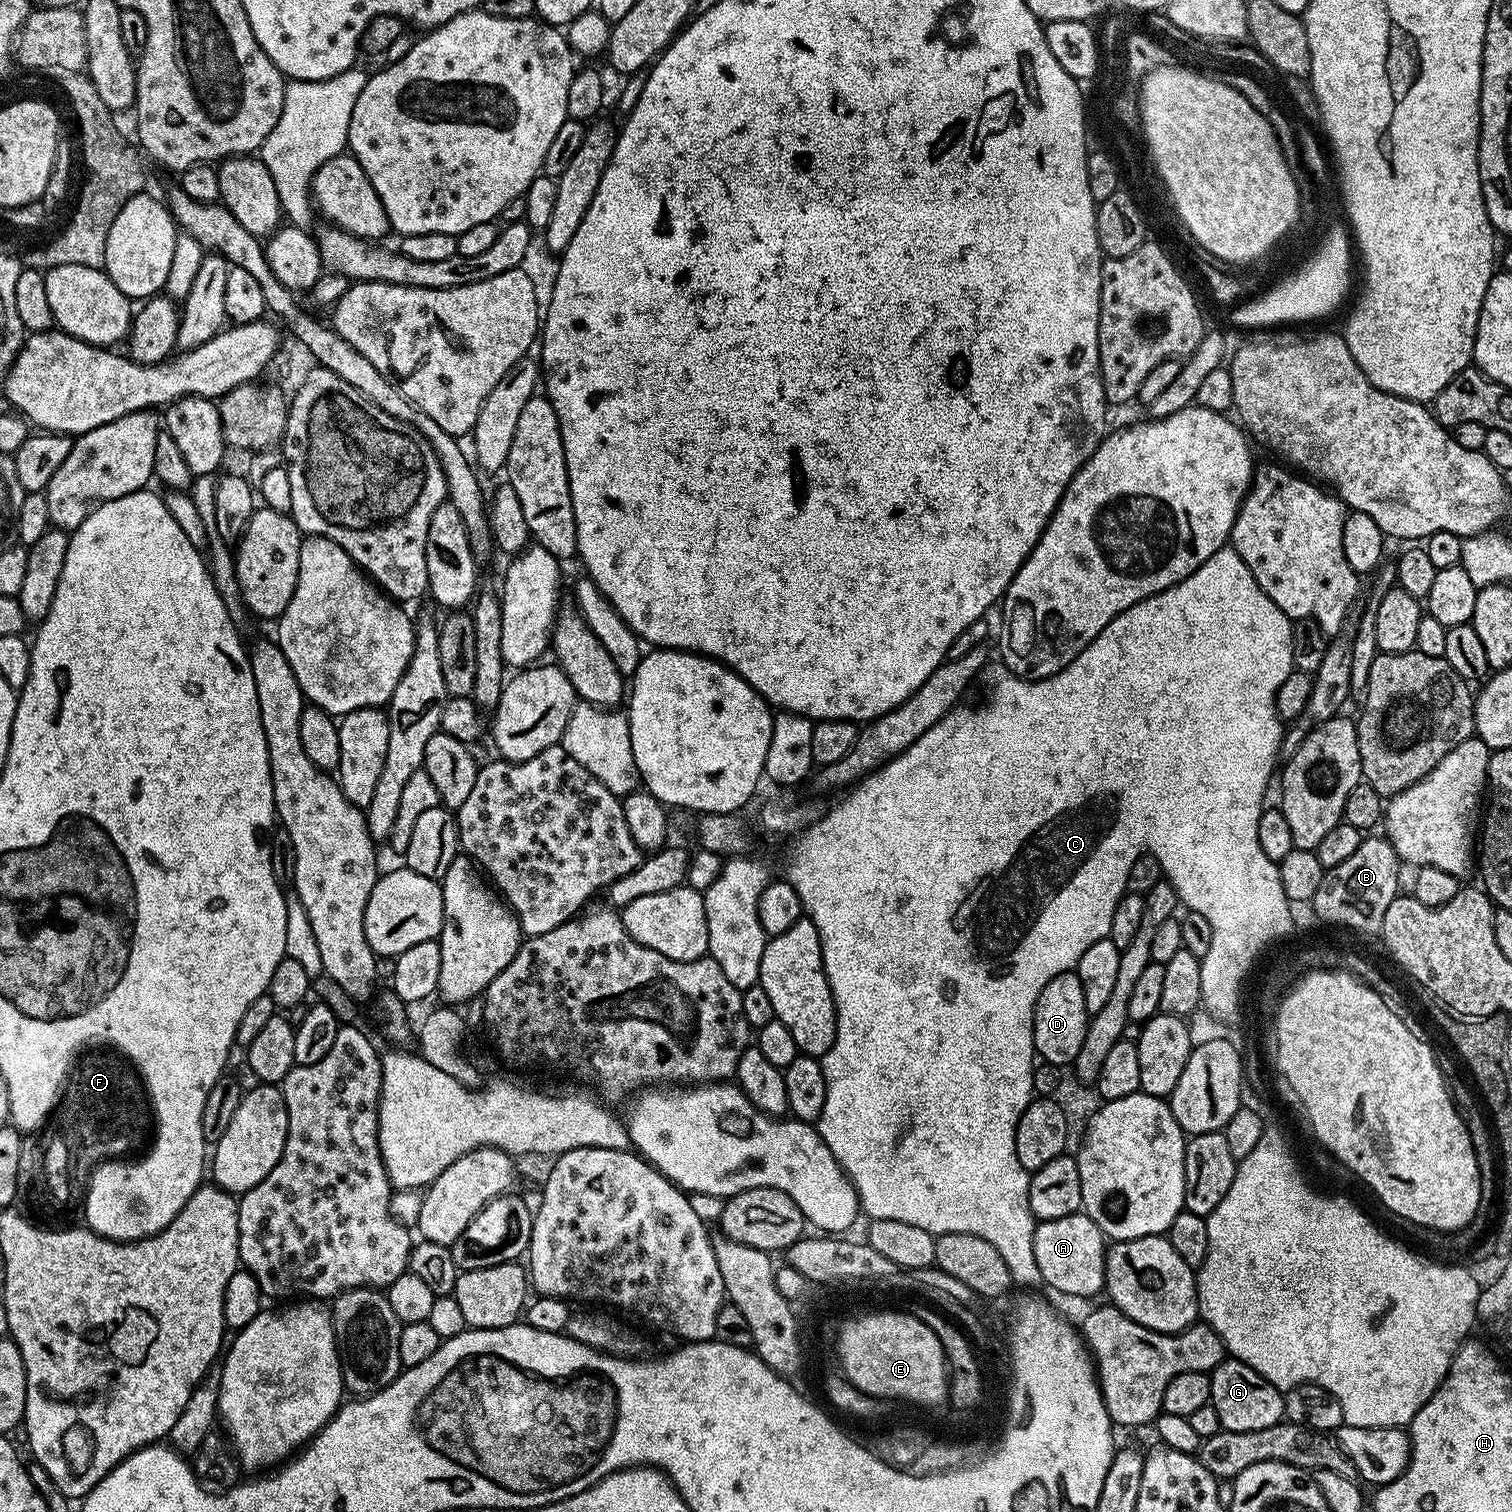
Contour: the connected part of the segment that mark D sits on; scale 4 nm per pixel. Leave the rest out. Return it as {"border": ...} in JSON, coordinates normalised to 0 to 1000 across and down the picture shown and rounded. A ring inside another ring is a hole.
{"border":[[[711,642],[700,644],[689,652],[684,668],[684,692],[688,702],[702,705],[708,704],[713,694],[716,694],[716,687],[718,687],[721,671],[718,668],[718,660],[716,660],[716,649]]]}

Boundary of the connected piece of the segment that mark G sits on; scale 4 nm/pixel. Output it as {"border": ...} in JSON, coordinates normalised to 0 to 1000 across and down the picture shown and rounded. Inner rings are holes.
{"border":[[[810,898],[800,908],[802,911],[802,925],[800,928],[806,933],[808,945],[810,947],[826,947],[837,946],[849,939],[849,924],[835,909],[832,909],[821,899]]]}

